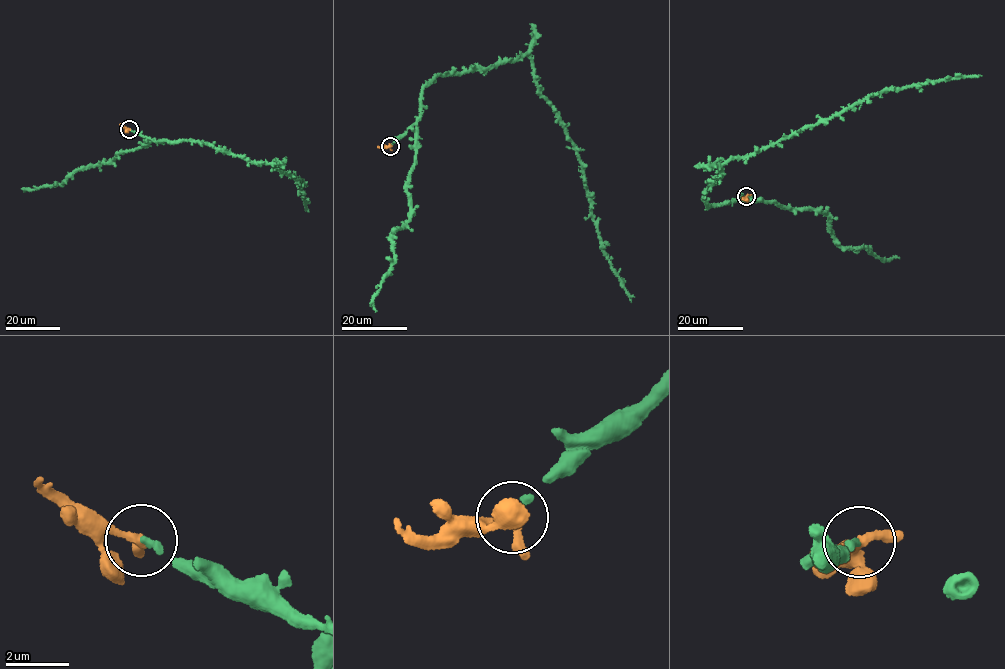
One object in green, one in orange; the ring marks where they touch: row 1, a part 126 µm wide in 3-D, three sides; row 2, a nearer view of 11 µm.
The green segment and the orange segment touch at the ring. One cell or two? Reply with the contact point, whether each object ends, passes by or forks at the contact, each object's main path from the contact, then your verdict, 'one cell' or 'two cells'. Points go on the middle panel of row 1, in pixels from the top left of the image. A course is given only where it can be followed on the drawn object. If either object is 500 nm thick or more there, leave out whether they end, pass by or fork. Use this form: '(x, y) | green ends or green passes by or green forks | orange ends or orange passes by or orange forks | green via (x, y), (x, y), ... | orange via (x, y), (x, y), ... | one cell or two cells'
(390, 146) | green ends | orange passes by | green via (390, 146), (419, 117), (422, 89), (438, 75), (530, 55), (541, 94), (579, 156), (601, 246), (631, 302) | orange via (390, 146), (378, 146) | one cell

